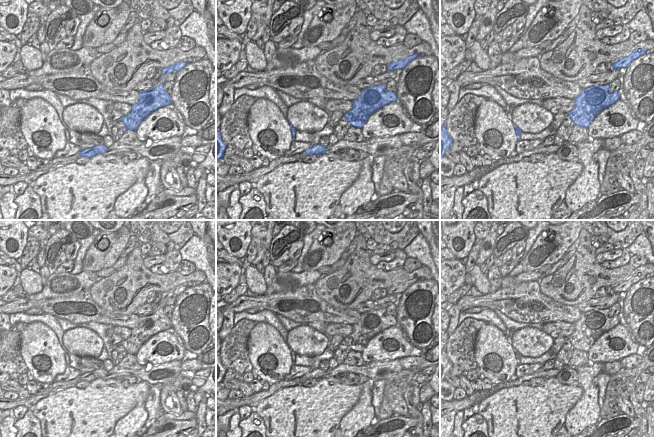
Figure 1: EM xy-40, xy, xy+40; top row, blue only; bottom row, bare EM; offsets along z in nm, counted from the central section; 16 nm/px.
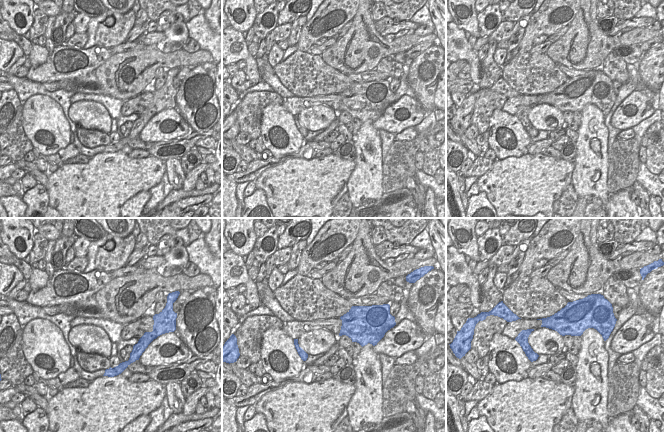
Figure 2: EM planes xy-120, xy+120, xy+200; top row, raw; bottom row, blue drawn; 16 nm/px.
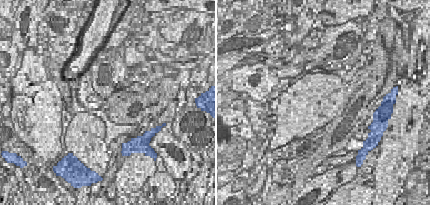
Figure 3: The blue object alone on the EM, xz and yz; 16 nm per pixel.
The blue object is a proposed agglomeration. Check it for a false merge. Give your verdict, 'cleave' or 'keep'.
cleave

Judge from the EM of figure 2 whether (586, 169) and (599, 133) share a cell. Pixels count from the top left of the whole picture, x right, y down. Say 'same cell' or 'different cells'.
same cell

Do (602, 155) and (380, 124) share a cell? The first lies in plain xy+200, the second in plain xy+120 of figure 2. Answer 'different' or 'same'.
different

